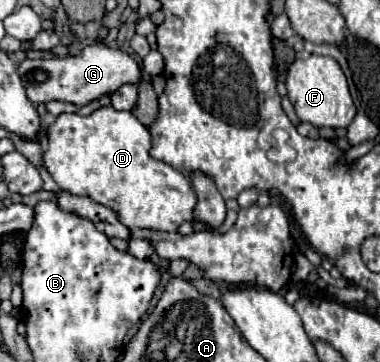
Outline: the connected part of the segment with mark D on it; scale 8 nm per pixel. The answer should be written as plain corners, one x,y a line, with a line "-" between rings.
112,106
98,108
90,116
60,114
48,128
48,150
44,166
60,190
88,196
94,202
118,212
118,220
130,230
152,228
176,232
182,222
194,220
196,192
182,172
154,160
146,152
150,132
132,112
118,112

